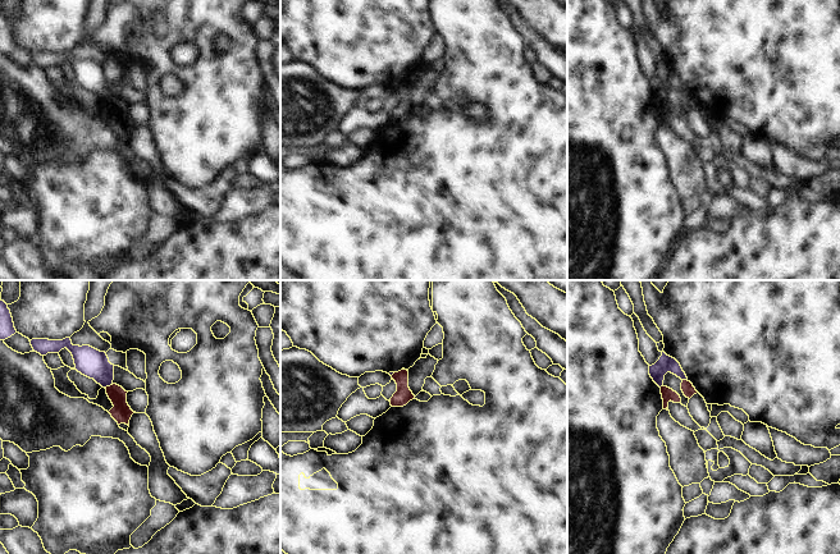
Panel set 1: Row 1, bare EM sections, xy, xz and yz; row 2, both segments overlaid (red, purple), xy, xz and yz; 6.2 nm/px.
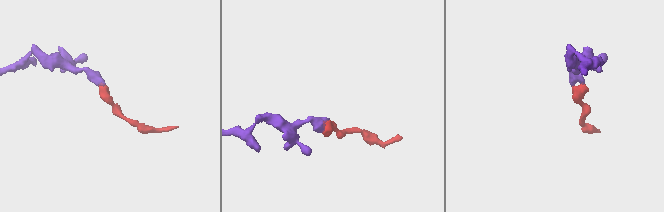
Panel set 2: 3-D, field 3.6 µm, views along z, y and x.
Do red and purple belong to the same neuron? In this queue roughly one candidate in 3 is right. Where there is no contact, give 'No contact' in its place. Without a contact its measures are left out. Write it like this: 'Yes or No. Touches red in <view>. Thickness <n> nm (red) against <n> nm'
No. Touches red in xy. Thickness 120 nm (red) against 180 nm

